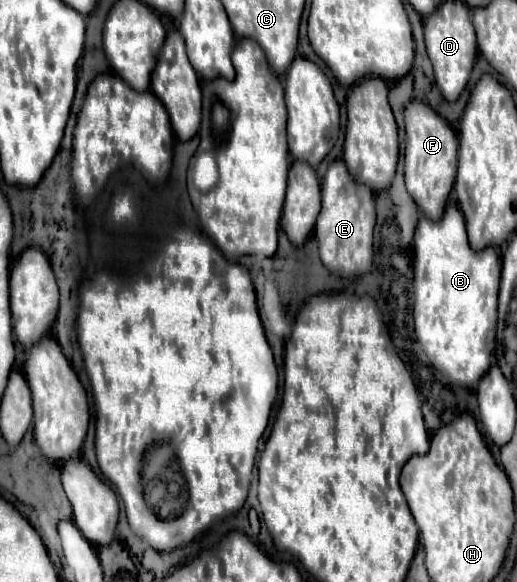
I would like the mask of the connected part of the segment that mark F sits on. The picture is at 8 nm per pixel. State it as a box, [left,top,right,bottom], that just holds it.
[405,101,459,219]

